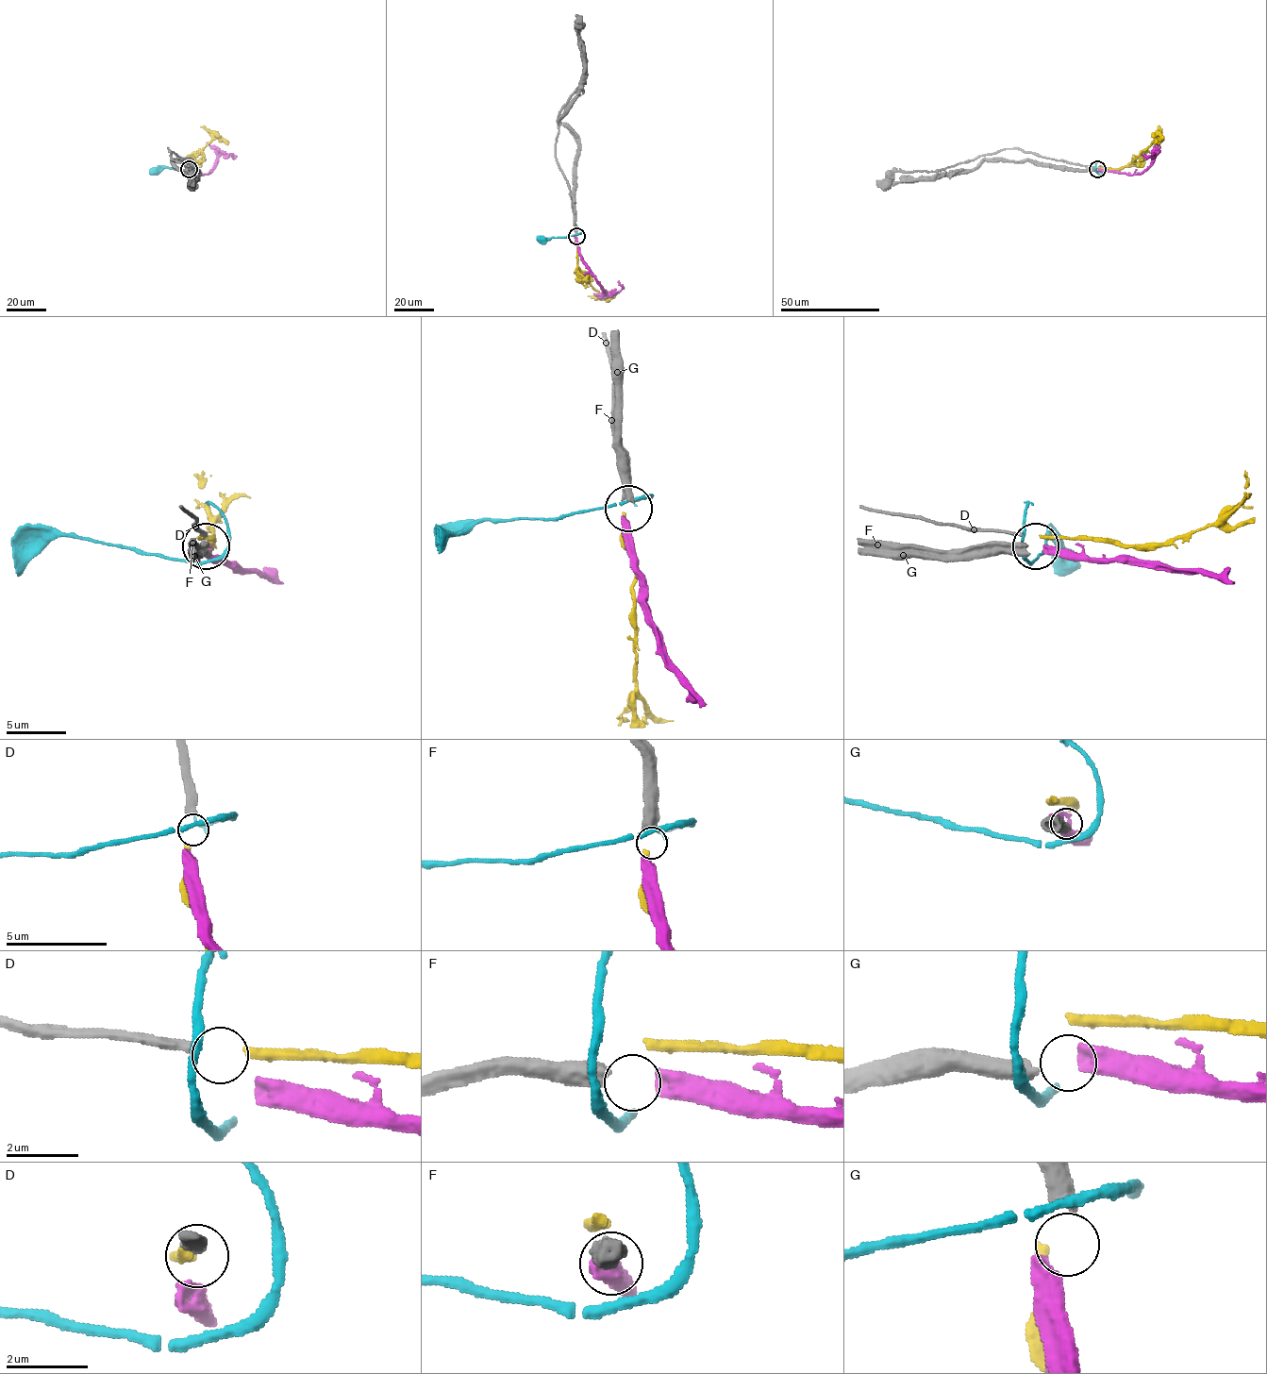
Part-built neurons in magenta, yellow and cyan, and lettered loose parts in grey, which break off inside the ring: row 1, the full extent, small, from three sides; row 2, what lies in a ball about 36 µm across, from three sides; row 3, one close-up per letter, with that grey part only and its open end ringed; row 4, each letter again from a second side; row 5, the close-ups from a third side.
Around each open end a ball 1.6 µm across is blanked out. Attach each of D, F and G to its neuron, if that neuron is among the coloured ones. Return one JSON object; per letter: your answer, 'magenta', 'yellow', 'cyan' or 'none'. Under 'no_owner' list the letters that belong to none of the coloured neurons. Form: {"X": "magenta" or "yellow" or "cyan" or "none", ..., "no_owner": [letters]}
{"D": "yellow", "F": "magenta", "G": "none", "no_owner": ["G"]}

